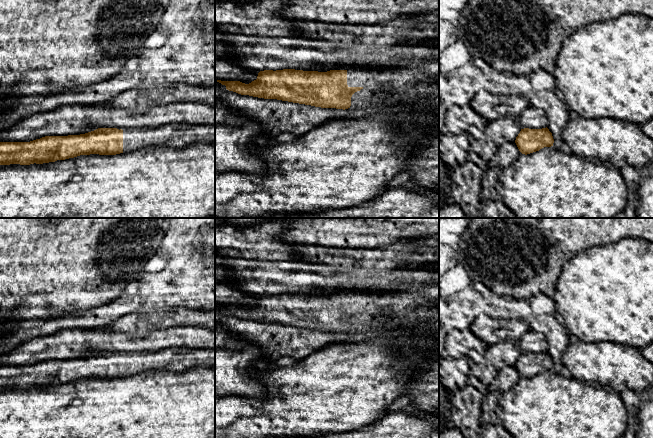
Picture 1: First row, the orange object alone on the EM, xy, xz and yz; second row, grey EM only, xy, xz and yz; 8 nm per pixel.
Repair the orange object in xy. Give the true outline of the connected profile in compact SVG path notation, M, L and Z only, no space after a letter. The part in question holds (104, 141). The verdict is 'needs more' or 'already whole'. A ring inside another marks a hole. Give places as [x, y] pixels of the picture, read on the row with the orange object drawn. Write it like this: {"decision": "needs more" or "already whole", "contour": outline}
{"decision": "needs more", "contour": "M168 124L157 128L98 128L94 131L68 136L45 136L30 142L0 142L0 165L43 164L80 155L116 155L150 146L179 148L197 142L215 143L215 125Z"}

